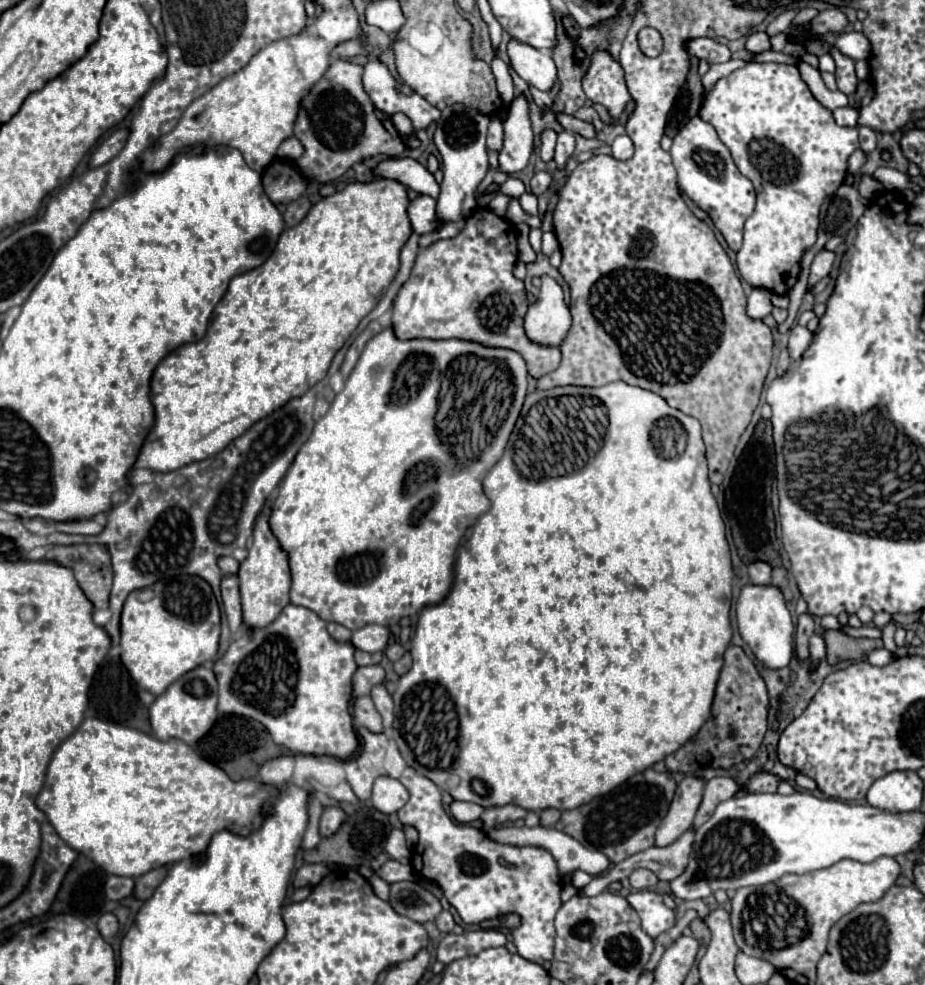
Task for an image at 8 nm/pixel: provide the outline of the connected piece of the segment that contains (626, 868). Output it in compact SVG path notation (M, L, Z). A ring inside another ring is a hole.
M687 830L675 844L665 846L665 848L647 848L639 854L633 854L631 858L625 858L619 864L613 864L603 876L595 876L581 894L585 896L597 896L607 890L611 882L627 878L633 870L637 868L647 868L657 874L659 880L671 882L671 878L677 878L683 874L687 868L687 858L691 854L691 844L693 844L693 832Z

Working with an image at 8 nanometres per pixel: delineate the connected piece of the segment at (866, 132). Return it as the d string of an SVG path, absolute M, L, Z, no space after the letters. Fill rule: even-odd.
M859 126L859 144L861 144L861 150L865 154L869 154L869 152L875 150L875 140L877 140L877 134L871 128Z

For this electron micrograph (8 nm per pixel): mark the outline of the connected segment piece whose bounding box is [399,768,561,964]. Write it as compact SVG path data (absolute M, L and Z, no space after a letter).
M407 768L399 782L409 790L409 800L399 810L399 820L415 826L419 832L419 842L411 856L413 868L441 886L447 902L459 912L465 924L481 924L487 918L519 914L521 926L513 930L517 954L535 964L551 960L555 940L553 920L561 906L561 878L553 856L545 848L499 844L479 828L457 824L443 810L439 788L413 768Z

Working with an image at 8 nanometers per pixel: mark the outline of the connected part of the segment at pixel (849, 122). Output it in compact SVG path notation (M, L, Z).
M835 108L833 110L833 118L839 126L857 126L857 118L859 118L859 112L855 108Z

